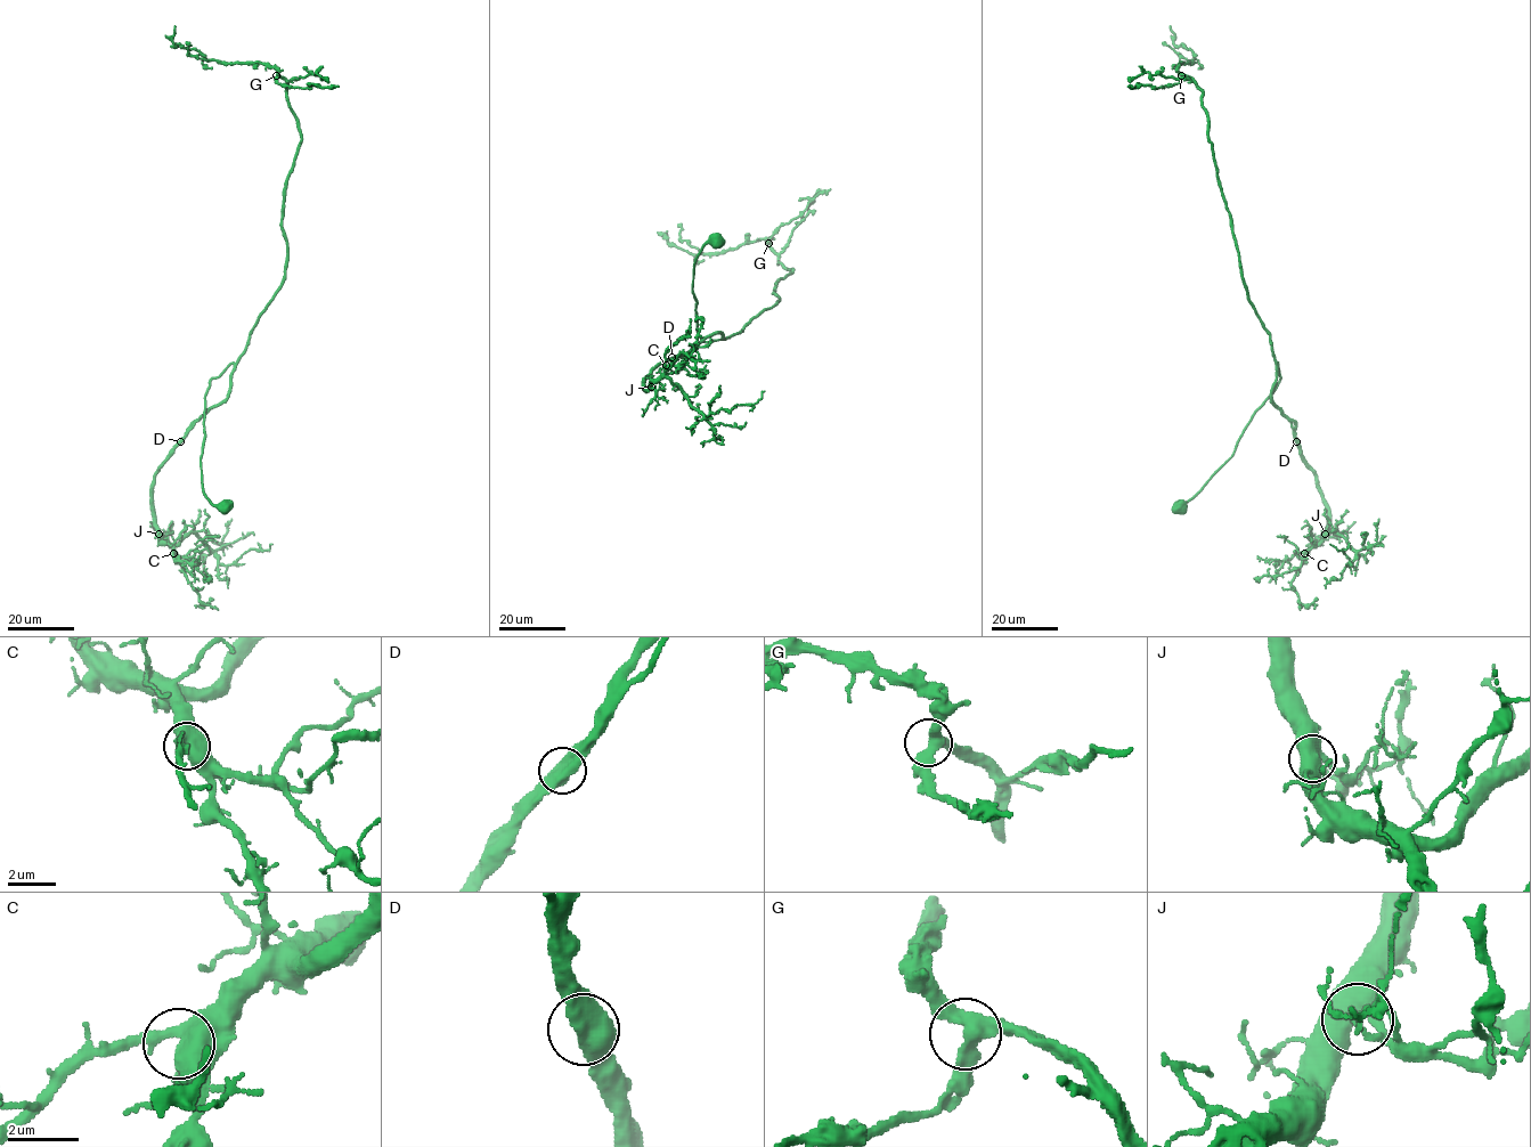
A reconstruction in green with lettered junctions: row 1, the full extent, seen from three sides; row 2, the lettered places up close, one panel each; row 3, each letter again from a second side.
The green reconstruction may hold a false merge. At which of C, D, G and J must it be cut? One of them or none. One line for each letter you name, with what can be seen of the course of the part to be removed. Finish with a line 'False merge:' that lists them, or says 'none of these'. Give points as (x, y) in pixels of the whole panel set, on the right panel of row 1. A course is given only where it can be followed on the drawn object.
False merge: none of these

